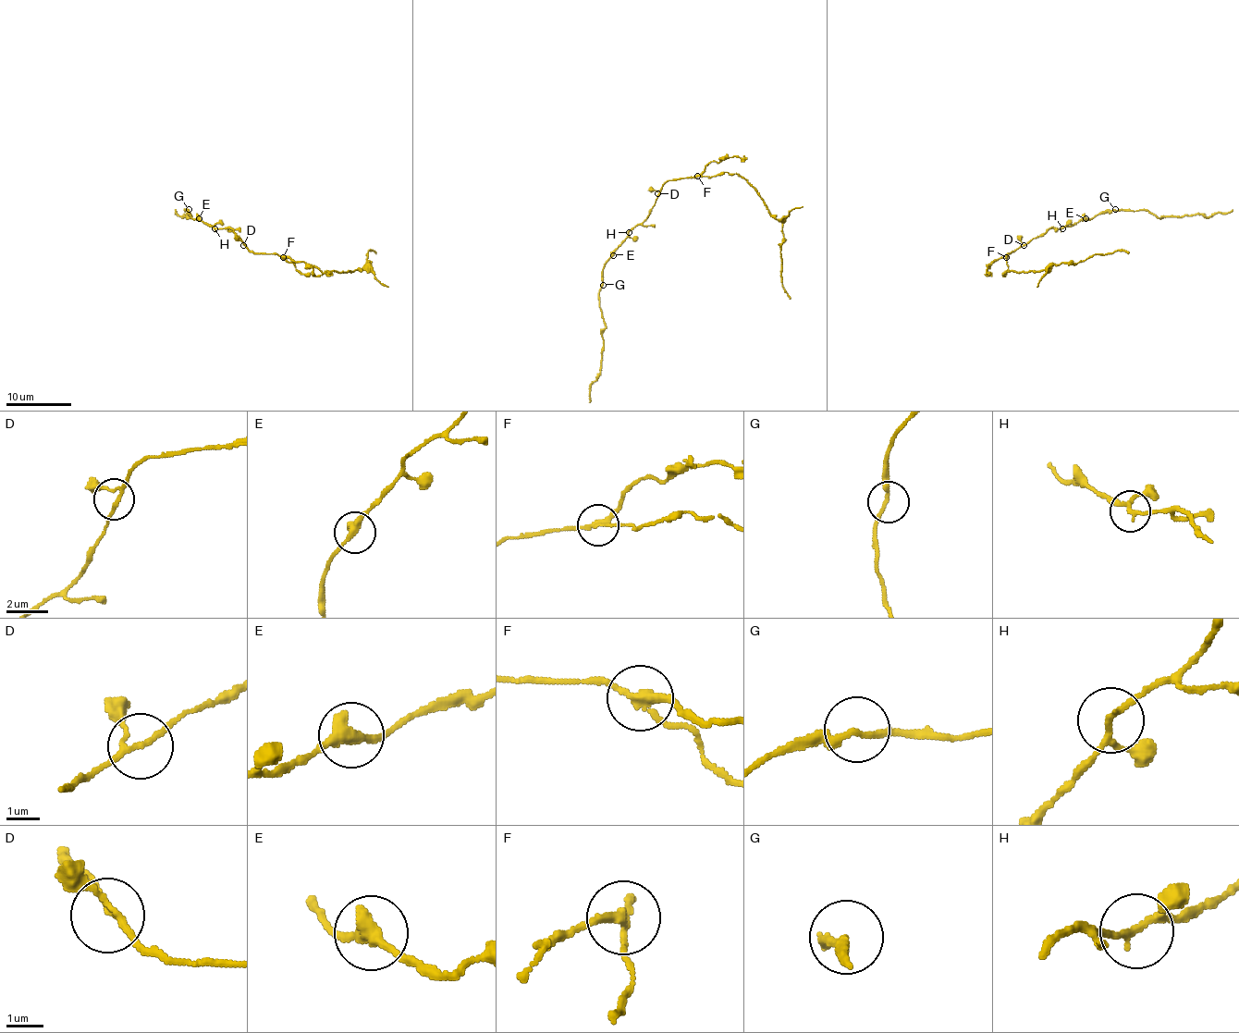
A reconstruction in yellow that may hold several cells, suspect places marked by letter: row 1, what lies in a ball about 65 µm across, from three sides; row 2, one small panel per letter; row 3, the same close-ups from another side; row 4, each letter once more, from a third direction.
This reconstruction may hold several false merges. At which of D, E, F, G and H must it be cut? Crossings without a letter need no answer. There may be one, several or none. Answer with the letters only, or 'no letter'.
F

